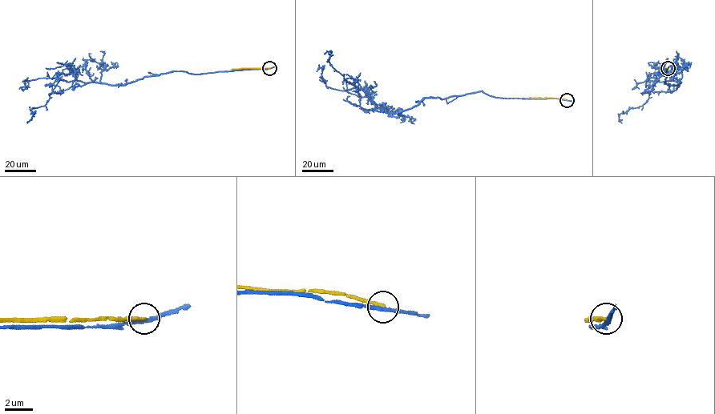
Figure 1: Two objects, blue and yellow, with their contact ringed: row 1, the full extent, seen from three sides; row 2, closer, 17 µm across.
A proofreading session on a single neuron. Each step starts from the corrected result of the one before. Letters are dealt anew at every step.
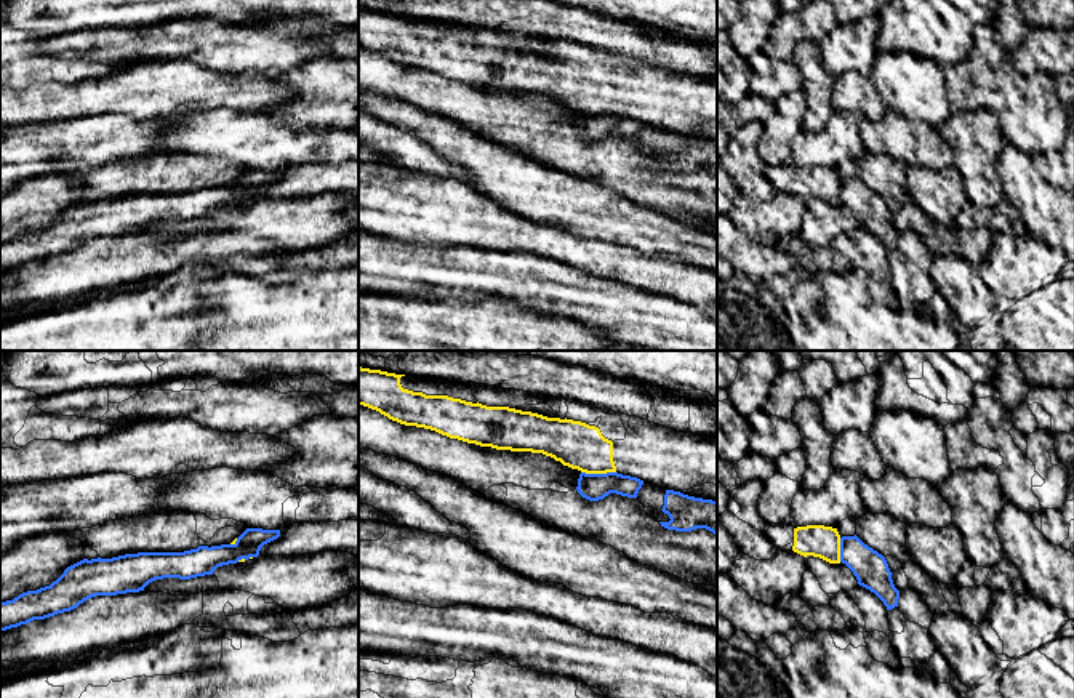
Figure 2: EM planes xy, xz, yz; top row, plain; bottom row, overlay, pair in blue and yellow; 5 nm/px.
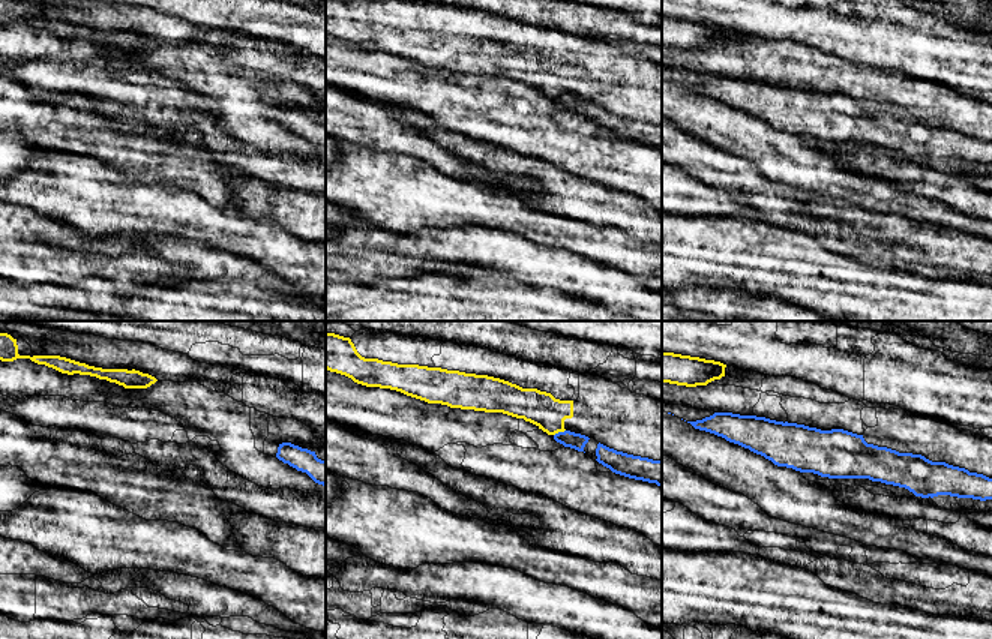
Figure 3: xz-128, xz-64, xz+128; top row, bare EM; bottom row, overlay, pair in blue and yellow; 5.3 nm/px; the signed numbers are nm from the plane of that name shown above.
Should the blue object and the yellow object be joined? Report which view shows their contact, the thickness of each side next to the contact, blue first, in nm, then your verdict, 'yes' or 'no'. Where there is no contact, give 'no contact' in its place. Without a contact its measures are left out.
xz | 140/240 nm | no

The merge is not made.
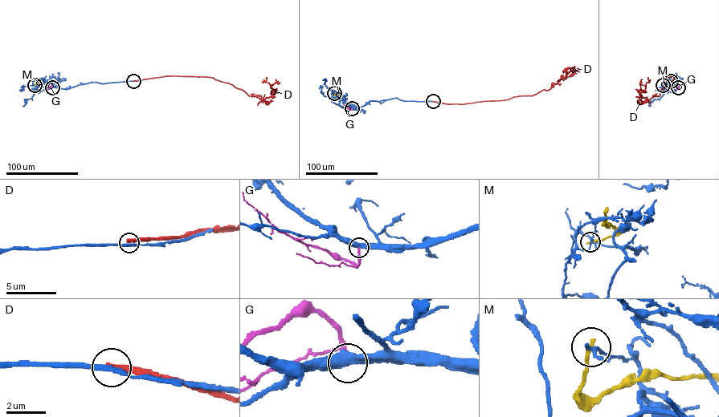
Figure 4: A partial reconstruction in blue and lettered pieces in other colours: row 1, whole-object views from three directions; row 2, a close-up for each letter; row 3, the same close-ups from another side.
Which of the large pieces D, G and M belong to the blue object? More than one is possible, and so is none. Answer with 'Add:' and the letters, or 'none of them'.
Add: none of them

